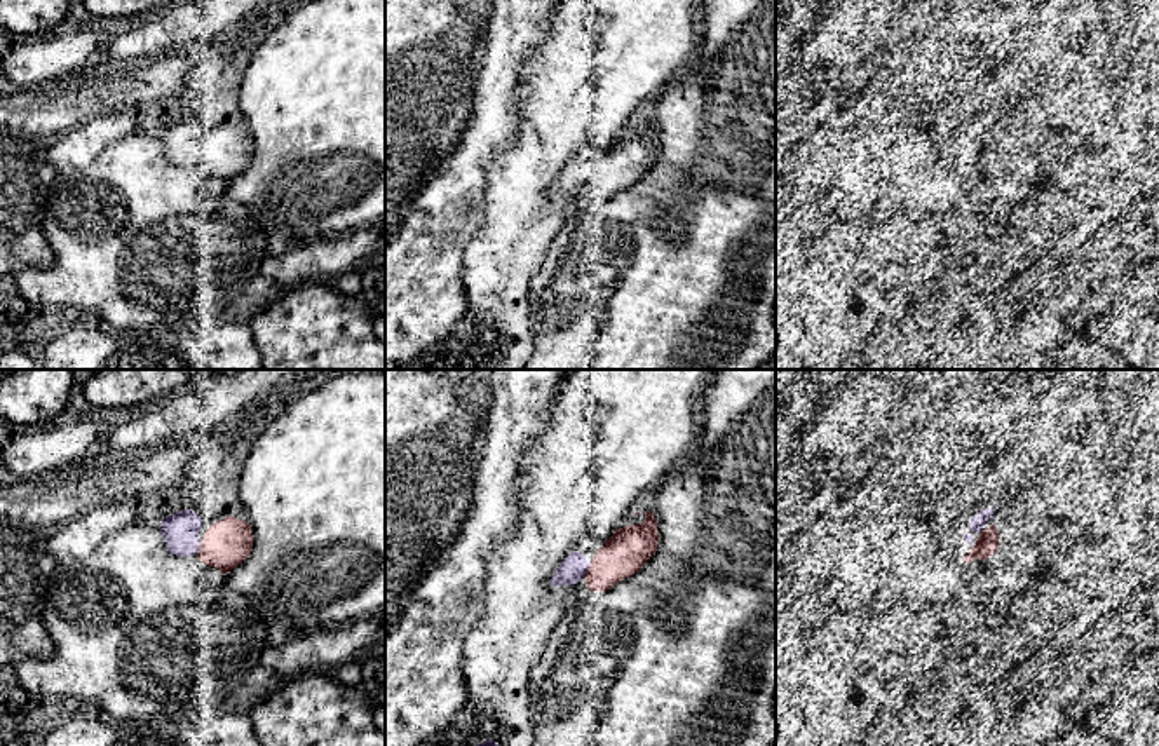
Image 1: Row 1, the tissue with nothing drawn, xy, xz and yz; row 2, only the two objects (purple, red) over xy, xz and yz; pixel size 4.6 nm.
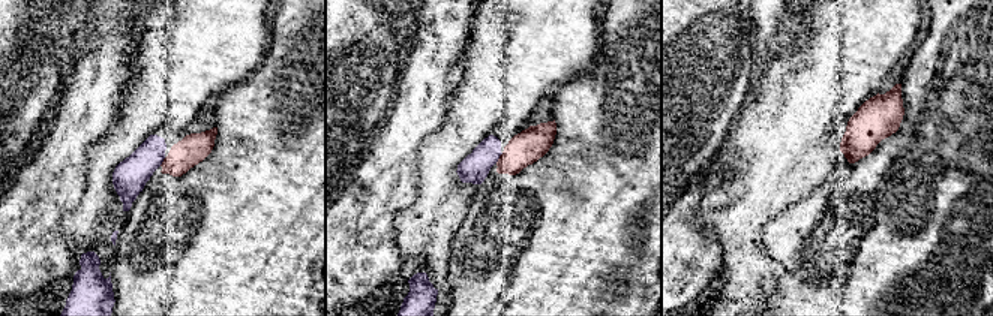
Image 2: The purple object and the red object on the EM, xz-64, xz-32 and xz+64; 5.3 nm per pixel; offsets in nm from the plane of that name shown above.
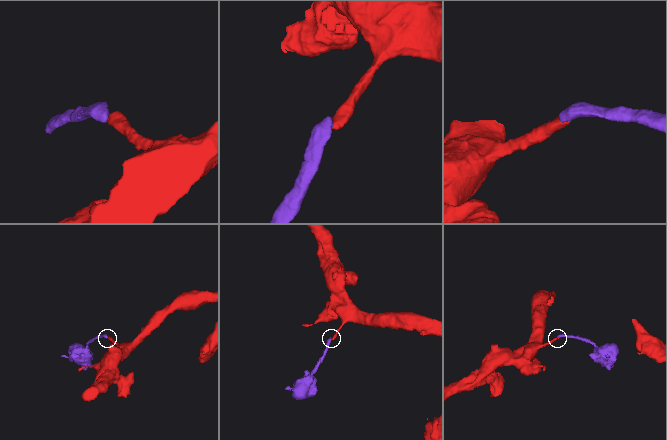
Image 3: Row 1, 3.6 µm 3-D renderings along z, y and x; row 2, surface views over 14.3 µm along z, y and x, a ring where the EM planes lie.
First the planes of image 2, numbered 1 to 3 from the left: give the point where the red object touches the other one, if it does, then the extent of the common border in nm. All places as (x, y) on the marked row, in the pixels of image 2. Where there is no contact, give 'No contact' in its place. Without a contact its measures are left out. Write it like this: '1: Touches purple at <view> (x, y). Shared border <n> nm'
1: Touches purple at xz-64 (162, 160). Shared border 60 nm
2: Touches purple at xz-32 (498, 158). Shared border 70 nm
3: No contact

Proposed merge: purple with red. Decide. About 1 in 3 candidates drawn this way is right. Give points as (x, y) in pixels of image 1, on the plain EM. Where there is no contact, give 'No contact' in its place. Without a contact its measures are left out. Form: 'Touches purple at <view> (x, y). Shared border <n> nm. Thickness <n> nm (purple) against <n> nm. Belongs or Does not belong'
Touches purple at xz (586, 180). Shared border 70 nm. Thickness 120 nm (purple) against 200 nm. Belongs

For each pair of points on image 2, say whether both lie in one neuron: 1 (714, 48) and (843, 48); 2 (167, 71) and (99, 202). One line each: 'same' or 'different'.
1: different
2: same

